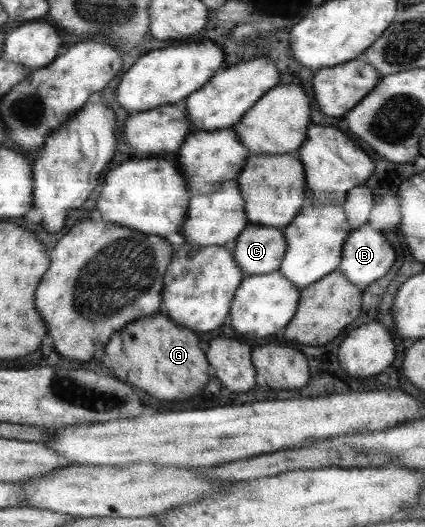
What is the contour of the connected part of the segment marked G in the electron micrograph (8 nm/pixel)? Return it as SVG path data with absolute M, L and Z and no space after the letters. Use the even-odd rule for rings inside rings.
M163 313L137 319L131 325L125 325L123 329L119 329L119 333L115 333L111 341L107 342L103 363L115 373L117 379L127 381L129 385L135 385L157 399L179 399L179 401L197 395L207 385L209 371L212 372L209 362L205 359L205 353L199 349L197 335L191 329L177 325L167 314Z

